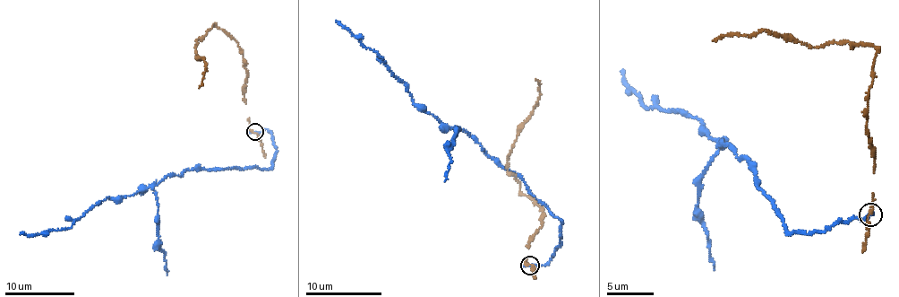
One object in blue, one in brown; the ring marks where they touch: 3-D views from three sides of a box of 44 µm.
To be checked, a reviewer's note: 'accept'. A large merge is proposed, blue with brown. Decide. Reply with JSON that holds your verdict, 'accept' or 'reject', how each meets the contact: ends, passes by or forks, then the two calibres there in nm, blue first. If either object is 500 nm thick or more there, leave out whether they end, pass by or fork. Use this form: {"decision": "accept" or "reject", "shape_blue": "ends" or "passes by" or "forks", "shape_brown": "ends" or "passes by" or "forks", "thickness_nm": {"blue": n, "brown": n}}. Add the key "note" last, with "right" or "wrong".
{"decision": "reject", "shape_blue": "ends", "shape_brown": "passes by", "thickness_nm": {"blue": 140, "brown": 140}, "note": "wrong"}

